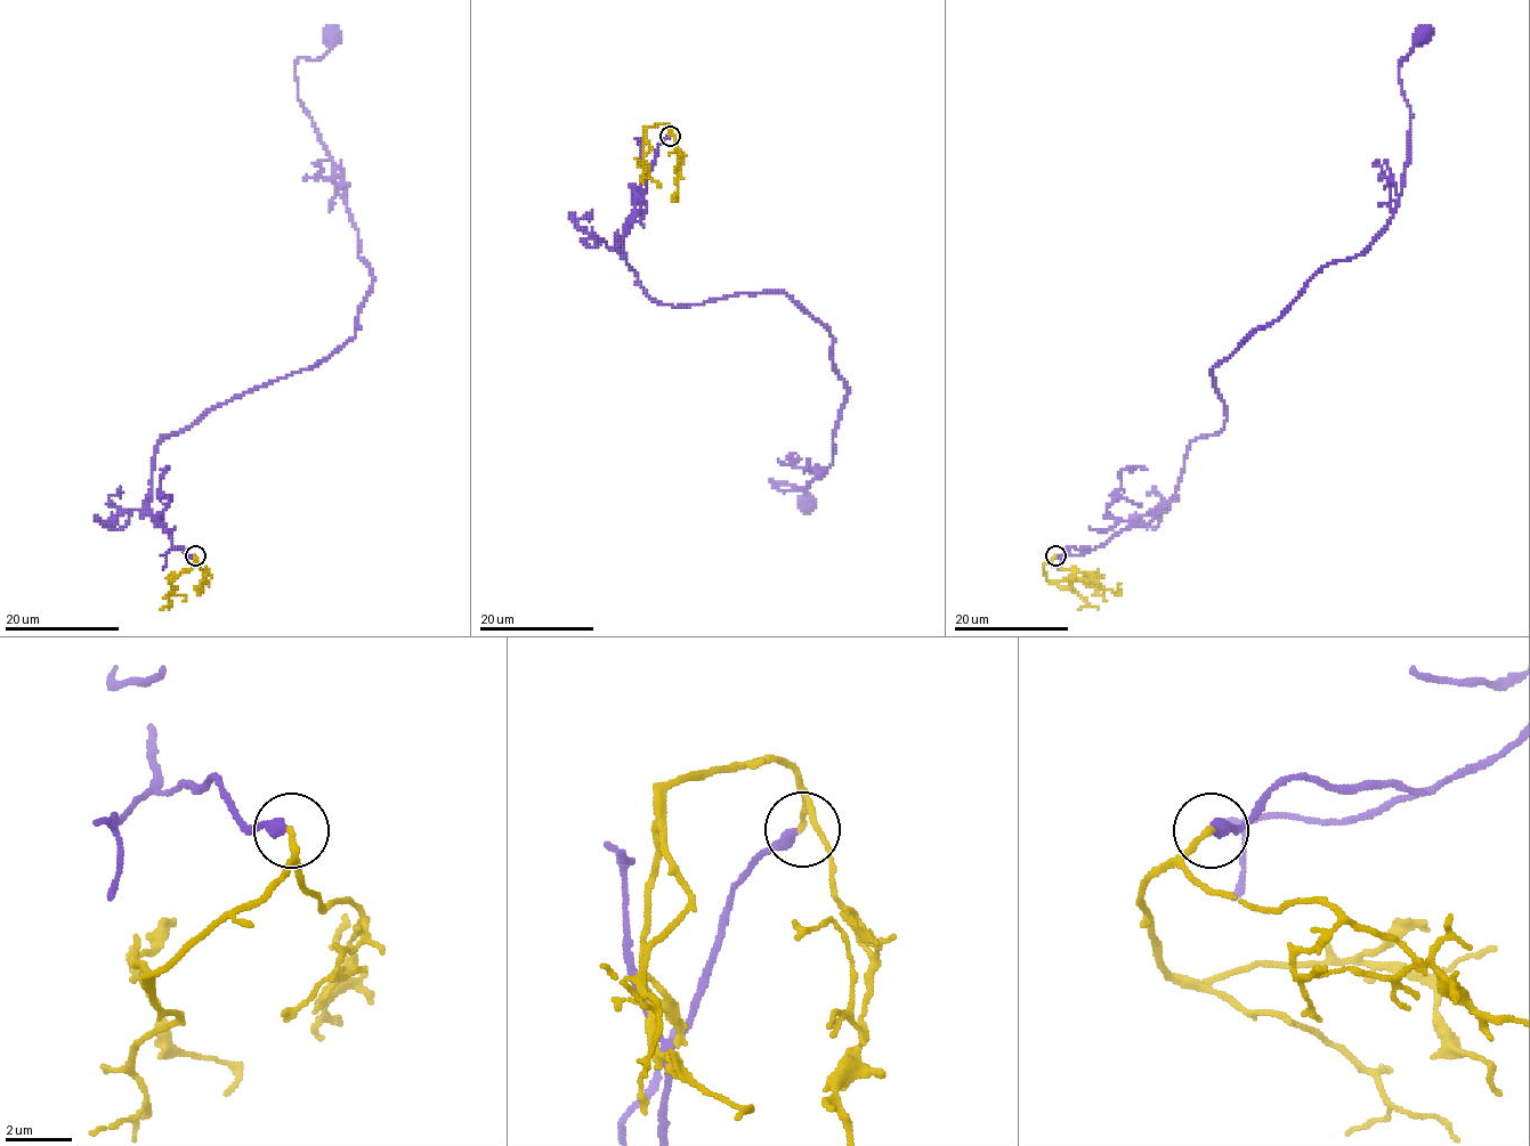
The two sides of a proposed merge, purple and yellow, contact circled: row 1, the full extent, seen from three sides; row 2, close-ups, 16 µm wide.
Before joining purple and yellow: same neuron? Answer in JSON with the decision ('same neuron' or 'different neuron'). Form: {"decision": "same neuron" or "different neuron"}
{"decision": "same neuron"}

